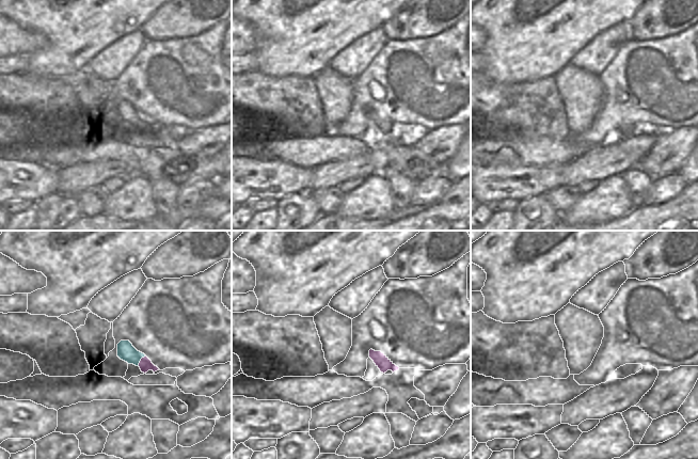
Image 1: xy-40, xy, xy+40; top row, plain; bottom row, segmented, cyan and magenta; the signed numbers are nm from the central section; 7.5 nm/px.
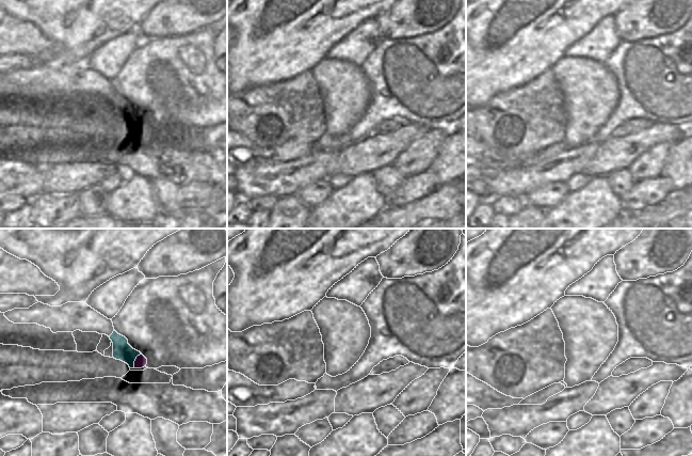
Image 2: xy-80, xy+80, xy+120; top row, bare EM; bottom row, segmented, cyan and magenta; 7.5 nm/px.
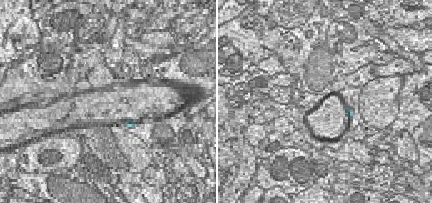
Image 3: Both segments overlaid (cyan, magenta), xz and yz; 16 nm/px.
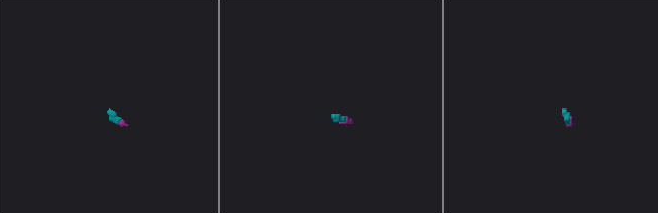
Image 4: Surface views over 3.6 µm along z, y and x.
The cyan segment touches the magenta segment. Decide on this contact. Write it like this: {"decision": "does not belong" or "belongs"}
{"decision": "belongs"}

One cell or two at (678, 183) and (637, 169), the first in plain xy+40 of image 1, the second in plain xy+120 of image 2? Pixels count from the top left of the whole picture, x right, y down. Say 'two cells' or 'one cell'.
two cells

